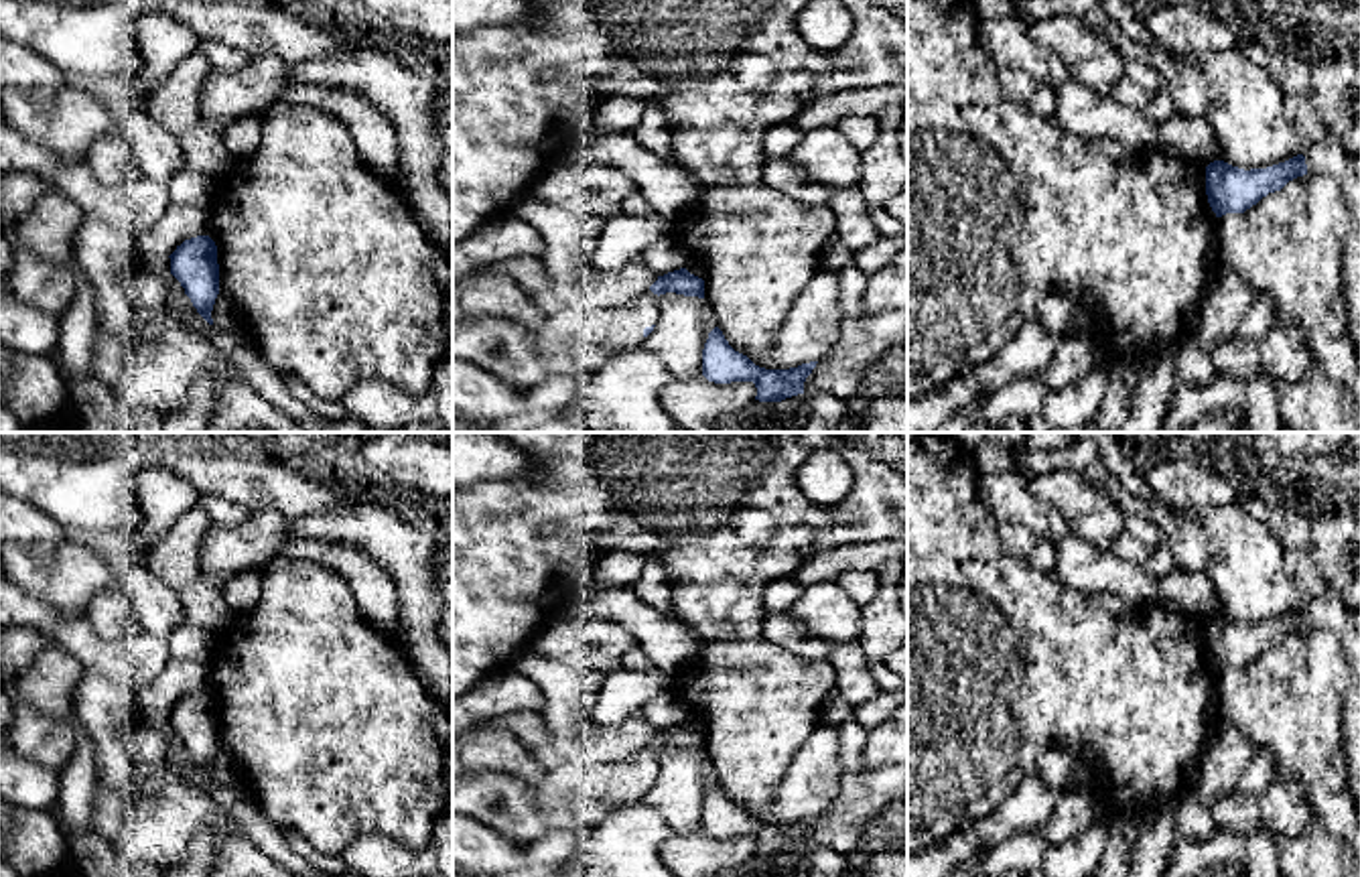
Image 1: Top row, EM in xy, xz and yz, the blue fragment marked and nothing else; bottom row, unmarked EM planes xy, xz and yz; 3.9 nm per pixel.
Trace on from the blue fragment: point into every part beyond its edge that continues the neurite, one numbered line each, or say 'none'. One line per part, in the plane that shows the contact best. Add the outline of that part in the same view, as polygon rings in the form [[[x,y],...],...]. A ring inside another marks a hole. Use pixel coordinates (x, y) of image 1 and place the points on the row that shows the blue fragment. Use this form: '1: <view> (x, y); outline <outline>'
1: xz (571, 342); outline [[[645,290],[633,305],[623,309],[583,313],[568,309],[552,313],[538,329],[520,323],[481,317],[453,321],[453,361],[471,361],[497,378],[522,388],[536,386],[554,374],[587,376],[609,357],[631,347],[641,347],[643,329],[658,323],[658,294]]]

